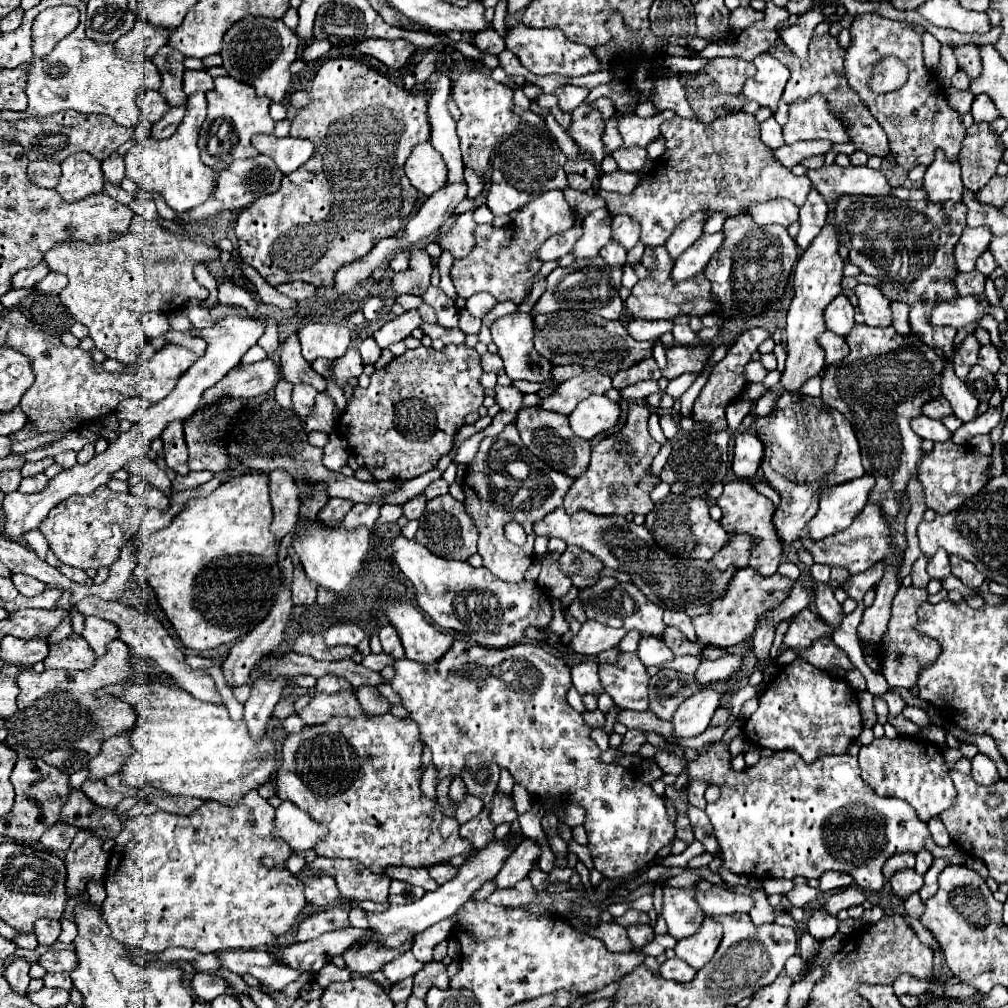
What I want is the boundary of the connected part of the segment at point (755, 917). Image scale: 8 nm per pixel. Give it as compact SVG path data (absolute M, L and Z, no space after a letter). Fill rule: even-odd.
M759 888L757 892L753 892L753 898L755 898L755 906L753 906L753 910L749 912L751 922L753 922L755 926L761 926L761 924L773 922L775 914L773 914L773 906L771 906L771 904L769 904L769 900L767 900L765 890L761 890L761 888Z

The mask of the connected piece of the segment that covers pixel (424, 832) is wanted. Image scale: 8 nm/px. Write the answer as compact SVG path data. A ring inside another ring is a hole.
M391 714L385 716L367 716L367 718L333 718L329 720L329 724L323 726L313 726L313 728L303 728L299 734L291 734L287 736L283 750L281 750L281 766L277 770L277 796L281 800L289 800L295 806L299 806L301 810L305 810L313 820L317 820L319 824L329 828L329 834L325 838L325 842L317 844L315 852L319 856L327 856L327 858L355 858L359 860L363 866L367 866L371 872L381 872L387 866L413 866L413 868L431 868L435 864L447 862L455 856L463 856L469 858L473 854L473 844L469 840L465 840L463 836L459 836L459 828L461 824L443 814L443 808L439 806L437 800L425 796L419 788L421 784L421 756L423 756L423 742L419 738L419 728L413 720L401 720L395 718Z

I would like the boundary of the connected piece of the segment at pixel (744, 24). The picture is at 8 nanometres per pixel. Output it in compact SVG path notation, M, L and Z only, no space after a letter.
M737 8L733 14L731 14L731 24L735 30L745 30L749 28L753 22L757 20L763 20L763 12L759 10L753 10L753 8Z

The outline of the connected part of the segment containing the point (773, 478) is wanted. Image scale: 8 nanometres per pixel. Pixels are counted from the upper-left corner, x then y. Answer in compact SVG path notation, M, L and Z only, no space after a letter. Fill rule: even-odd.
M764 444L764 455L760 464L760 468L764 477L770 486L776 489L781 496L781 502L777 507L777 512L775 512L775 518L773 518L773 522L775 522L775 528L777 528L777 532L779 532L779 536L781 536L781 540L783 540L783 558L787 560L789 556L793 556L795 554L795 548L793 548L793 540L797 540L799 538L799 532L801 532L801 528L813 518L813 514L817 512L817 506L815 506L815 496L819 496L819 490L807 490L807 494L809 494L809 498L807 498L807 502L803 500L803 492L805 492L805 488L807 488L807 484L792 484L789 483L789 480L785 480L783 476L779 476L771 466L769 466L769 462L765 462L765 444Z

